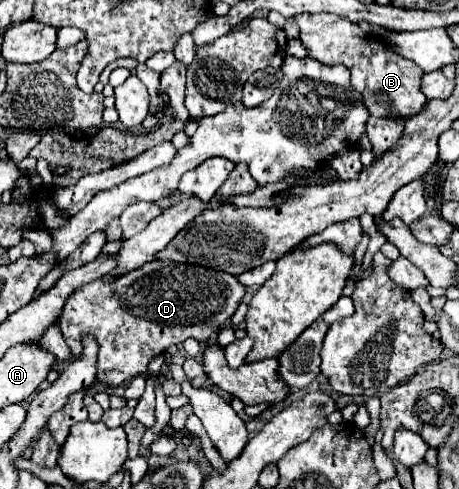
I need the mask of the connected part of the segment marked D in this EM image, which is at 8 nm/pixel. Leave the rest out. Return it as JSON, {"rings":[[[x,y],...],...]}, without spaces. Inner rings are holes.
{"rings":[[[152,261],[112,283],[94,279],[76,289],[62,309],[60,329],[72,355],[80,355],[82,333],[96,335],[100,345],[98,379],[116,387],[126,385],[136,375],[144,375],[150,359],[170,345],[180,345],[188,337],[200,343],[208,341],[214,331],[228,323],[244,293],[246,287],[234,275],[200,265]]]}

